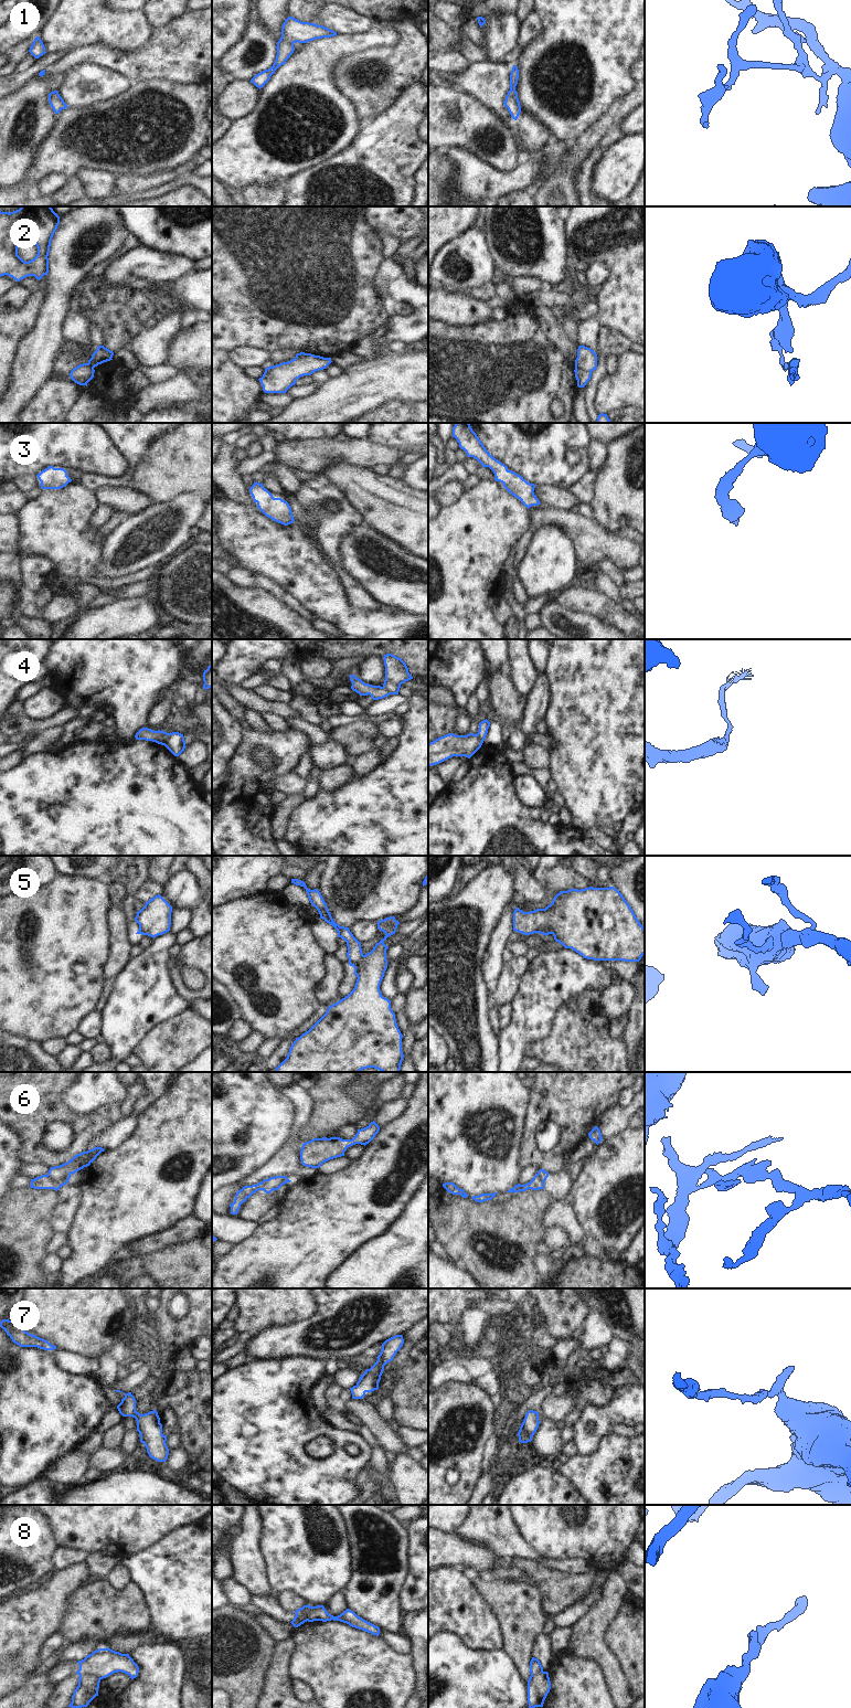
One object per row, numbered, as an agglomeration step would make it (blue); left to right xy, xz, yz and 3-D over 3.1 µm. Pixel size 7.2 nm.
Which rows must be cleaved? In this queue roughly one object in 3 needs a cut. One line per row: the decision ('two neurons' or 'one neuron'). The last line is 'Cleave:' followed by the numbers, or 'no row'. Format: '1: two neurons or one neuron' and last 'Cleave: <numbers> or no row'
1: one neuron
2: two neurons
3: one neuron
4: two neurons
5: one neuron
6: two neurons
7: one neuron
8: two neurons
Cleave: 2, 4, 6, 8

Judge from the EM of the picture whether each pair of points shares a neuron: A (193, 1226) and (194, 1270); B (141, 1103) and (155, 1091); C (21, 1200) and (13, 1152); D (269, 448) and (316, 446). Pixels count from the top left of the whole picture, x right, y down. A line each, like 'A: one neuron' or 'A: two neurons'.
A: two neurons
B: one neuron
C: two neurons
D: two neurons

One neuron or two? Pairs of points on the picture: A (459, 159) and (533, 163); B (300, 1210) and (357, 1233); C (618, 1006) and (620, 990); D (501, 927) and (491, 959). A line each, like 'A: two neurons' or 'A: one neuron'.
A: one neuron
B: one neuron
C: one neuron
D: one neuron

